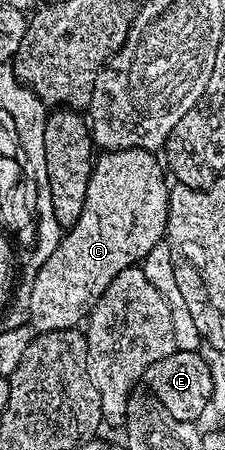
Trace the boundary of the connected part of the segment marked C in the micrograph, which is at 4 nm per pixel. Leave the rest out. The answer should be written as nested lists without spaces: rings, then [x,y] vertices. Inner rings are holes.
[[[128,148],[114,152],[105,150],[94,159],[87,198],[83,202],[83,214],[79,214],[79,222],[75,222],[62,235],[58,247],[45,256],[43,266],[36,268],[29,299],[30,324],[37,328],[47,328],[50,332],[77,328],[80,320],[82,323],[93,311],[103,290],[111,286],[113,279],[123,270],[140,265],[145,255],[164,241],[171,184],[169,180],[165,181],[167,172],[162,161],[157,161],[153,156],[156,155],[148,148]]]

